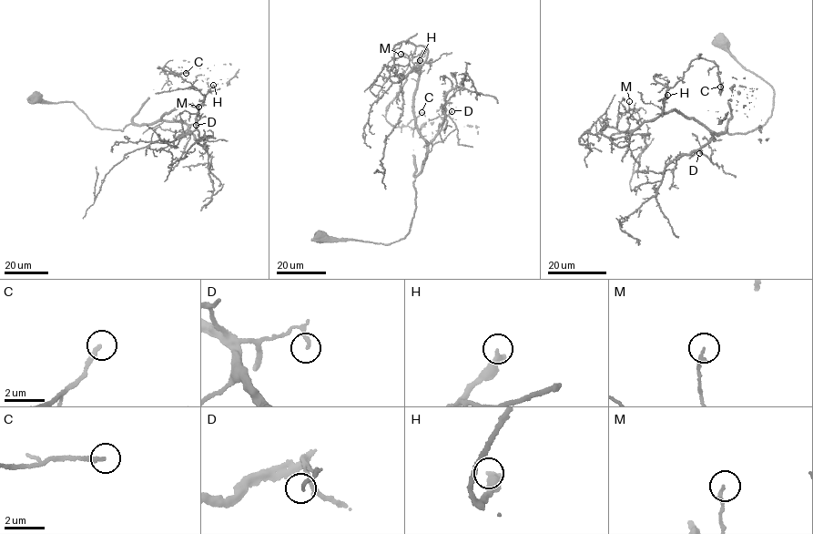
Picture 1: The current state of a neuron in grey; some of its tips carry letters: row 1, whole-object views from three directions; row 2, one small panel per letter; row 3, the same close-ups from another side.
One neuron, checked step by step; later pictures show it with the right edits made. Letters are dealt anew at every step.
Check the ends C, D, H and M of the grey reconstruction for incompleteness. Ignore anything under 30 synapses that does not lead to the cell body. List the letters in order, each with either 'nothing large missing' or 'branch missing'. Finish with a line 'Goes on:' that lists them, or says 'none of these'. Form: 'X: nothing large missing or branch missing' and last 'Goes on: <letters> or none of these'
C: nothing large missing
D: nothing large missing
H: branch missing
M: nothing large missing
Goes on: H

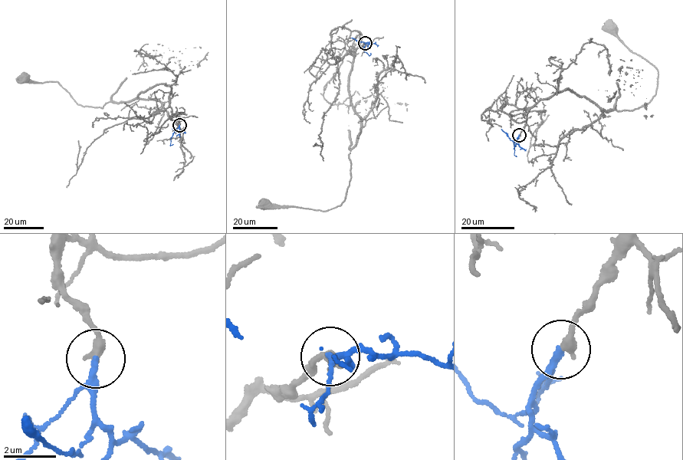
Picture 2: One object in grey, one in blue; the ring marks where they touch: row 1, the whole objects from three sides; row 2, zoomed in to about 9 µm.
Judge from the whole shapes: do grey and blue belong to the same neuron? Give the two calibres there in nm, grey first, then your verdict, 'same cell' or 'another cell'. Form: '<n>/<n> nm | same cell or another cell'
380/240 nm | same cell

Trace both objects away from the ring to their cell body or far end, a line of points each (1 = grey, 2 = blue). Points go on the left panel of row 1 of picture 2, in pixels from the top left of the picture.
1: (179, 125), (169, 103), (172, 87), (164, 83), (102, 108), (76, 103), (57, 82), (33, 83), (27, 77)
2: (179, 125), (171, 137), (170, 145), (173, 144)

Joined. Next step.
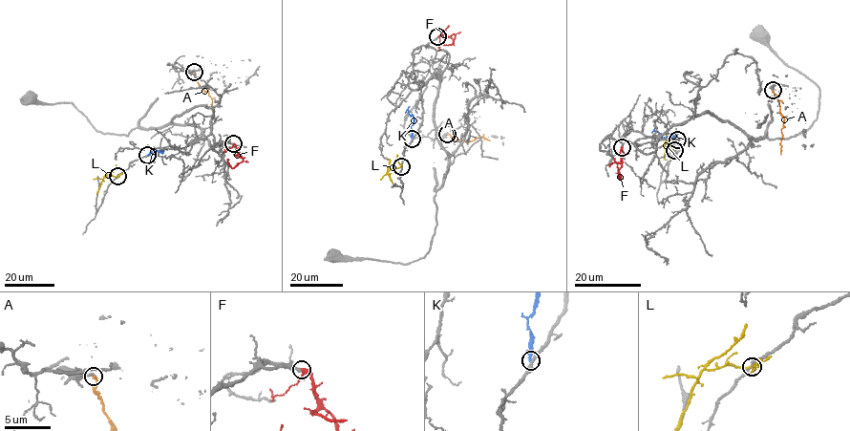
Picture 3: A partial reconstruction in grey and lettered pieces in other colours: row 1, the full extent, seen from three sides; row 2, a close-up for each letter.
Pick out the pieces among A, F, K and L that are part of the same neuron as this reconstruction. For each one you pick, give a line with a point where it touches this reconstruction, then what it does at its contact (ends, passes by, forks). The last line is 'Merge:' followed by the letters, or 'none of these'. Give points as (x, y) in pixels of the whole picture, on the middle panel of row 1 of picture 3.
F: meets grey at (437, 36); it forks there
Merge: F

